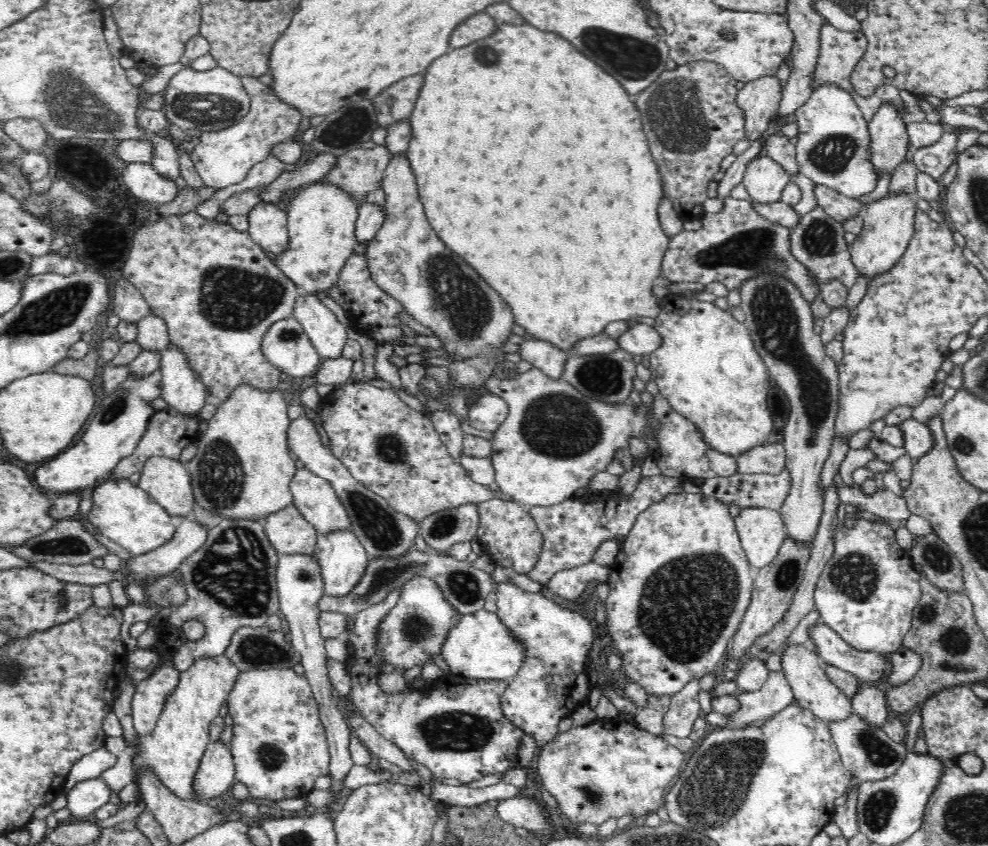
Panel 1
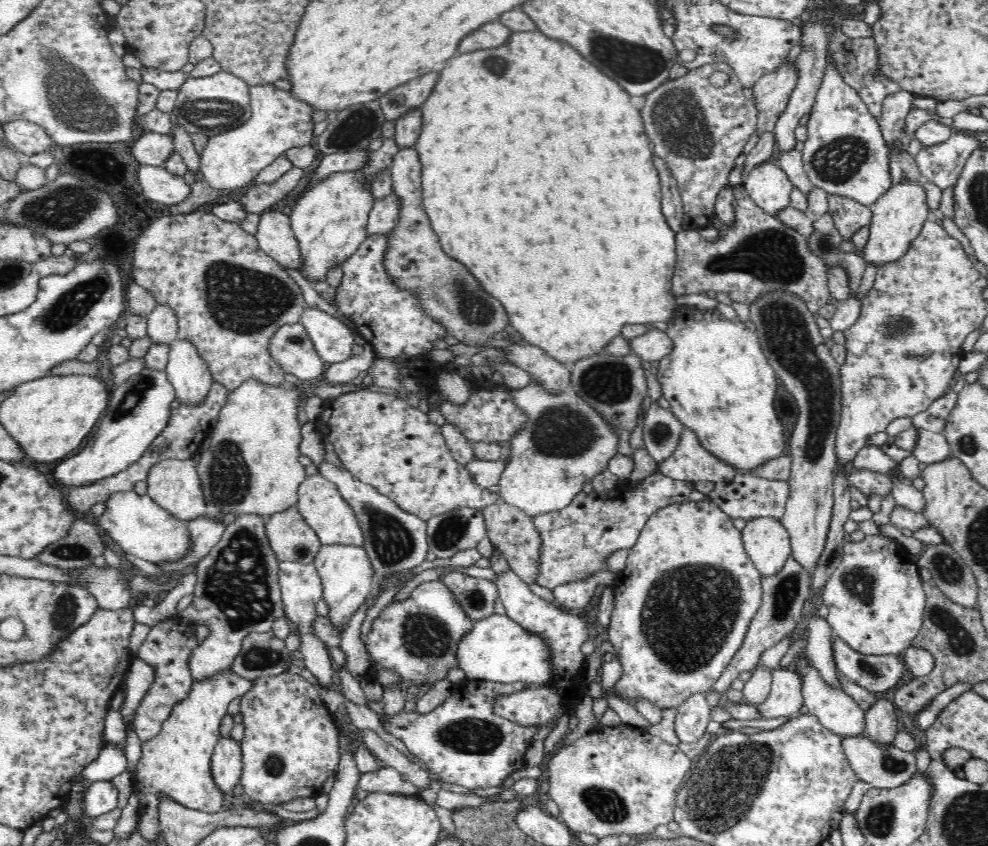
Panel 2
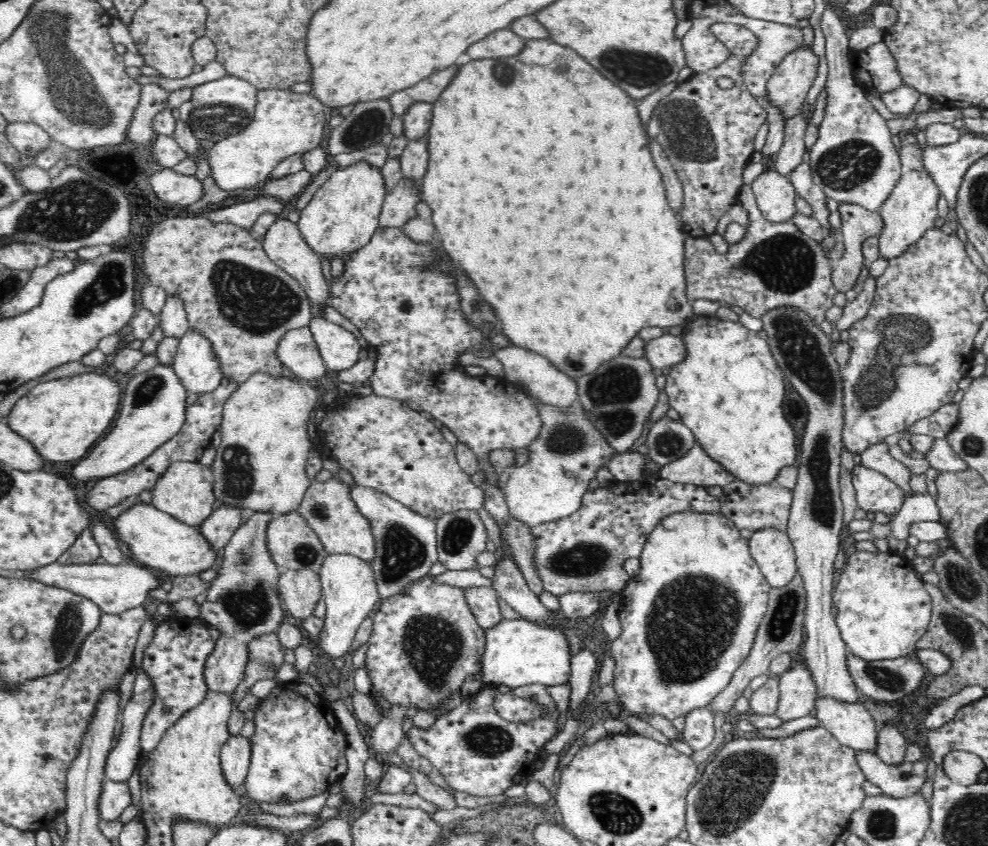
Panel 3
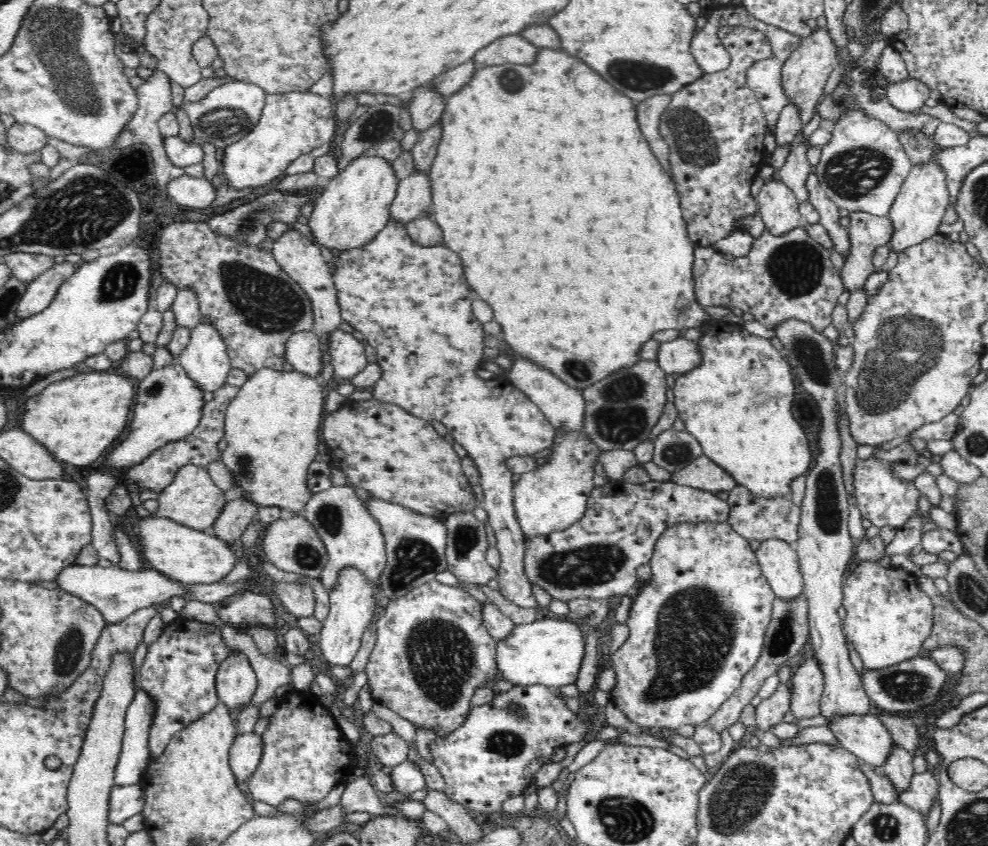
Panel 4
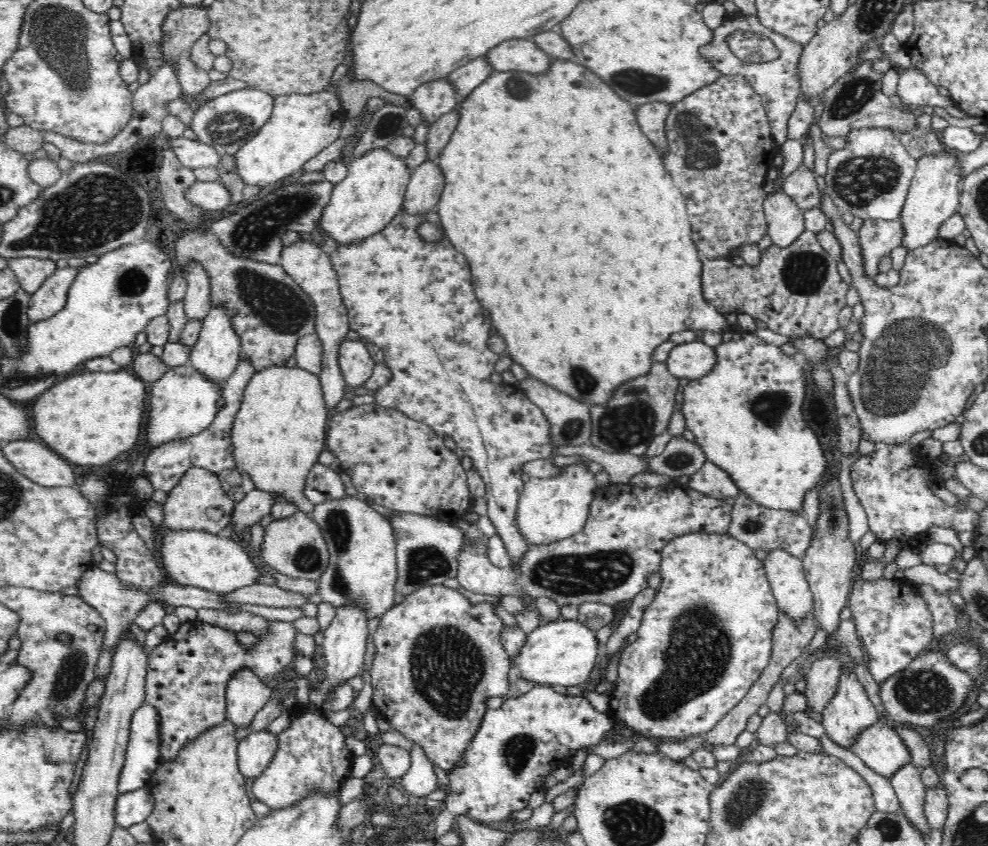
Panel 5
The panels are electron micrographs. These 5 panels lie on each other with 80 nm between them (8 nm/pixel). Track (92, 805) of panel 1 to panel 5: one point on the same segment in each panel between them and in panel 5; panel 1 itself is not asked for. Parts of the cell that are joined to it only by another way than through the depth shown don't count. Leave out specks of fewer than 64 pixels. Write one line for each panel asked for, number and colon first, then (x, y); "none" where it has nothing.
2: (101, 797)
3: (116, 797)
4: (125, 802)
5: (134, 807)

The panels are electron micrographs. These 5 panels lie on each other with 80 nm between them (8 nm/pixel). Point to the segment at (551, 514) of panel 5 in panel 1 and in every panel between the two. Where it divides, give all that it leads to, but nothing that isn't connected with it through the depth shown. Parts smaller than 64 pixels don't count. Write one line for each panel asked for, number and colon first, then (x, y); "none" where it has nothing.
1: (555, 439)
2: (566, 443)
3: (569, 449)
4: (553, 497)

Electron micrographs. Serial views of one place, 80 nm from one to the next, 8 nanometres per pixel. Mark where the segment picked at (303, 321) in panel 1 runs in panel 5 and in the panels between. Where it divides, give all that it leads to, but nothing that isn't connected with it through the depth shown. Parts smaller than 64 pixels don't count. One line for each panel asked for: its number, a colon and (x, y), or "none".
2: (332, 339)
3: (340, 350)
4: (348, 358)
5: (356, 365)

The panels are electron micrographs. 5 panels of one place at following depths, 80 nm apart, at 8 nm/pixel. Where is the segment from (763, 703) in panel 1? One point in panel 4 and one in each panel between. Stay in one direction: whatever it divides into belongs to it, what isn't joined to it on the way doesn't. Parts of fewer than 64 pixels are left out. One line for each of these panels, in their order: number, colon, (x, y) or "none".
2: (786, 698)
3: (798, 691)
4: (806, 688)

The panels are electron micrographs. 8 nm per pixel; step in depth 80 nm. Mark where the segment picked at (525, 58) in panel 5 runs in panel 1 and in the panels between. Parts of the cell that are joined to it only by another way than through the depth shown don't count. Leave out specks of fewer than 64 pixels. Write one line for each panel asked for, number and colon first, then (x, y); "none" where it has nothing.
1: (481, 26)
2: (492, 36)
3: (506, 43)
4: (511, 49)

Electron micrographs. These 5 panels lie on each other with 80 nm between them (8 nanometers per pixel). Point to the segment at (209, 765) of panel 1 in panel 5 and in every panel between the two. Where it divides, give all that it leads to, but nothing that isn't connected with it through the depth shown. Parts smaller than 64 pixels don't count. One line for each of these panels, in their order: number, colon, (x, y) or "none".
2: (226, 764)
3: (235, 754)
4: (245, 753)
5: (254, 753)

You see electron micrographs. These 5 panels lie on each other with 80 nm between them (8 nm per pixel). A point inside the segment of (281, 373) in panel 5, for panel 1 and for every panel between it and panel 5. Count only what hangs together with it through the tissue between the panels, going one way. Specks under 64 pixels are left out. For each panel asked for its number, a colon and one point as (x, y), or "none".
1: (243, 463)
2: (252, 467)
3: (260, 465)
4: (272, 428)

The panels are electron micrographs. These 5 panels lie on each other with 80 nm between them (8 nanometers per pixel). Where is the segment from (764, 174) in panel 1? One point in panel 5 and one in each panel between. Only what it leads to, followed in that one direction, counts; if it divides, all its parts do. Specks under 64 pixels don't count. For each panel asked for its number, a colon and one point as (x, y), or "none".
2: (769, 187)
3: (775, 195)
4: (779, 208)
5: (785, 223)

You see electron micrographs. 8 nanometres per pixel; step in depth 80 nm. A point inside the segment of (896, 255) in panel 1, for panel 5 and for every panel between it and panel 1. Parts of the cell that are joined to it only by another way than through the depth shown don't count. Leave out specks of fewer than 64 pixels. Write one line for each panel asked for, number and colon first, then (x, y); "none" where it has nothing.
2: (897, 217)
3: (913, 207)
4: (918, 210)
5: (934, 195)

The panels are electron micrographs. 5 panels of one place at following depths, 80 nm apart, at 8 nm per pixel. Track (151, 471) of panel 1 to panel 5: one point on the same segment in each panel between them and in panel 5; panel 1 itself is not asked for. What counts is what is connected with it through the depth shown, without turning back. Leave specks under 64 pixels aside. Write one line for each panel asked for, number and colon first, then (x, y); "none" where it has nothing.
2: (173, 484)
3: (182, 492)
4: (192, 499)
5: (198, 502)

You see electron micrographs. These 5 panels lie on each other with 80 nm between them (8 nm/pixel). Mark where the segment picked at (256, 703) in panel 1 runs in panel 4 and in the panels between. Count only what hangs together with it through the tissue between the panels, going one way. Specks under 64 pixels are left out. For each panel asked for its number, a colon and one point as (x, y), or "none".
2: (290, 747)
3: (298, 750)
4: (305, 755)

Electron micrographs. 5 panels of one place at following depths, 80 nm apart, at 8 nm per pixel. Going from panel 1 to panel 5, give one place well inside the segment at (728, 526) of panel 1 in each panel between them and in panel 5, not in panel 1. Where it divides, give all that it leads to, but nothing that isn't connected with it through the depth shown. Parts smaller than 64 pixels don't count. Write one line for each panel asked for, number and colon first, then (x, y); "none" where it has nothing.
2: (683, 604)
3: (689, 618)
4: (698, 626)
5: (703, 642)

